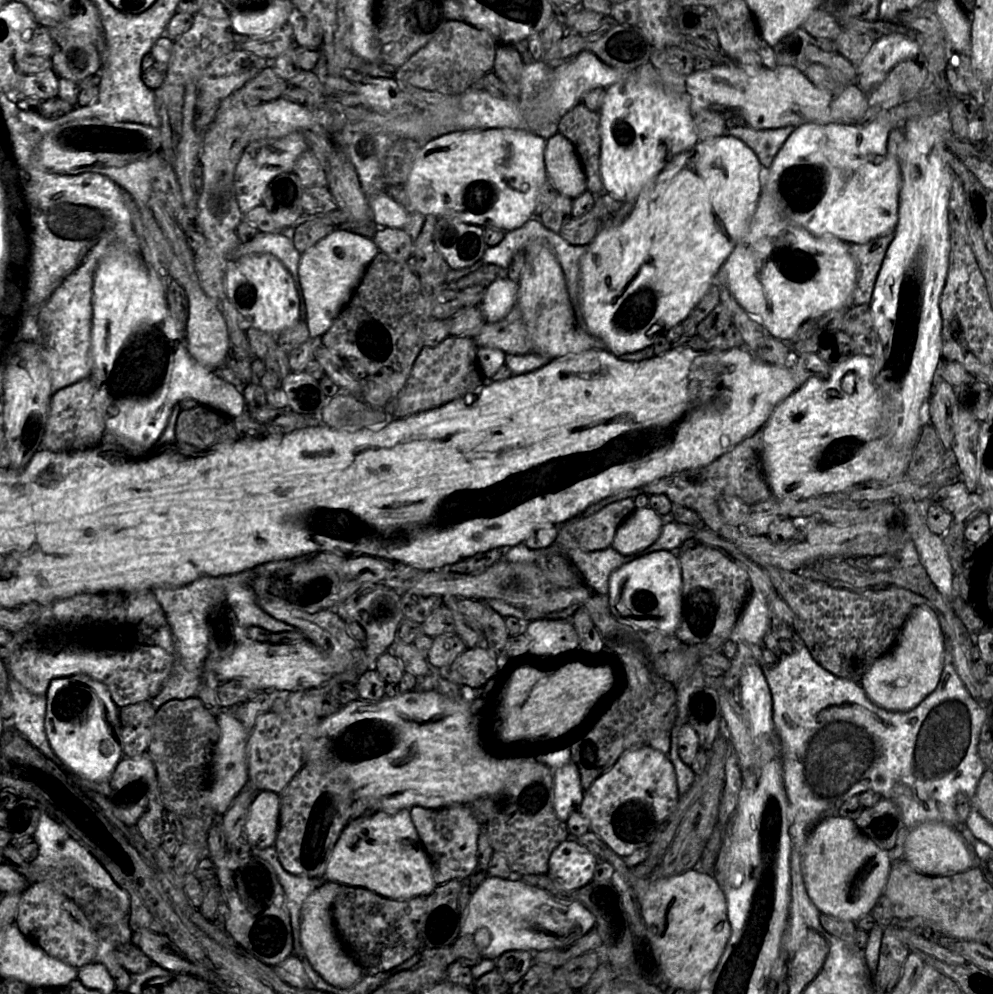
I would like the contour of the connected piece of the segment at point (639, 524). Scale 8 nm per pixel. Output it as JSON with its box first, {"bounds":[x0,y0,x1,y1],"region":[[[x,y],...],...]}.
{"bounds":[612,507,664,555],"region":[[[650,507],[635,509],[618,527],[612,546],[624,555],[651,546],[660,536],[664,518]]]}

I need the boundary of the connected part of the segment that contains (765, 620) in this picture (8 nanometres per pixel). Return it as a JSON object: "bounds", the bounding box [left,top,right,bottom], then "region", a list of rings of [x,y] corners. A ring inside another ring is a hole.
{"bounds":[731,591,770,644],"region":[[[752,591],[733,629],[731,638],[738,642],[761,644],[770,627],[769,604],[764,595]]]}

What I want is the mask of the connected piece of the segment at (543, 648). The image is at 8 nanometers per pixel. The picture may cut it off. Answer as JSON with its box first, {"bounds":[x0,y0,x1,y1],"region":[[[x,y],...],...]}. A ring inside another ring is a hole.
{"bounds":[525,620,579,658],"region":[[[531,620],[526,626],[525,634],[529,640],[528,651],[546,658],[579,646],[578,634],[570,620]]]}

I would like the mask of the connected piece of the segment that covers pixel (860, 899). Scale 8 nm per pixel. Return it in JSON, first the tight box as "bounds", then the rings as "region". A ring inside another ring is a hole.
{"bounds":[802,817,892,922],"region":[[[828,817],[815,825],[809,834],[802,855],[802,873],[807,893],[820,913],[841,920],[856,922],[869,915],[875,902],[883,894],[892,867],[888,851],[879,848],[865,835],[854,820]]]}

